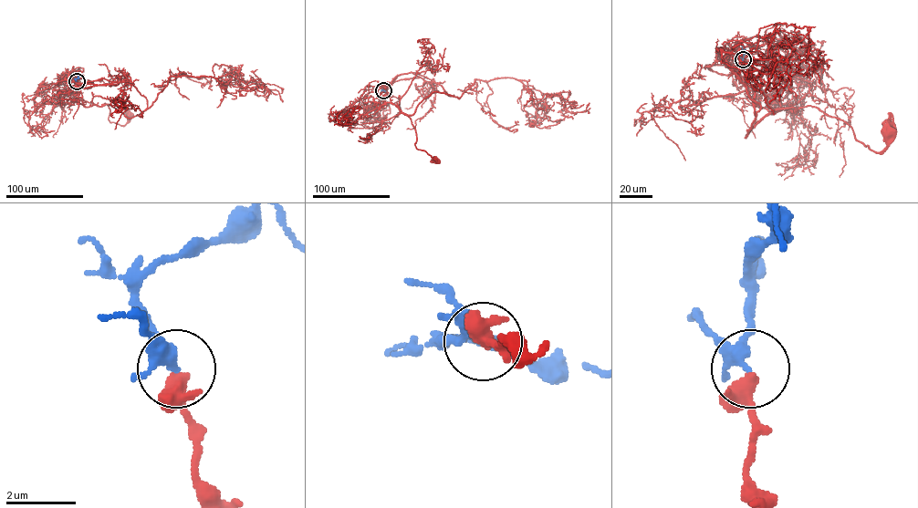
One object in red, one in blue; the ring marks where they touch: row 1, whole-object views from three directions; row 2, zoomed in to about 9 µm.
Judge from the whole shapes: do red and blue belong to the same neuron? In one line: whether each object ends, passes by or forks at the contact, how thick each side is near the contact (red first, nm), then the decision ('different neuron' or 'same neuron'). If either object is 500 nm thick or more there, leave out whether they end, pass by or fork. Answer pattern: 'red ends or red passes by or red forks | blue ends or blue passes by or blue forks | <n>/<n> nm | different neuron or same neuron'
red forks | blue forks | 280/240 nm | same neuron

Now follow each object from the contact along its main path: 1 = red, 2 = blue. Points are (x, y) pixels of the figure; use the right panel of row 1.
1: (743, 60), (735, 72), (751, 101), (770, 113), (816, 107), (875, 152), (890, 130)
2: (743, 59), (742, 46)

